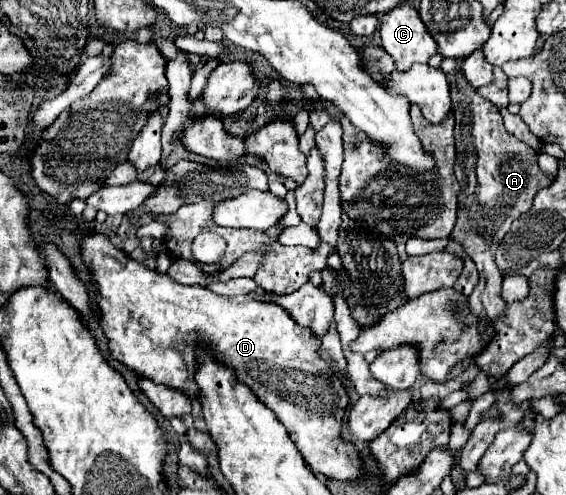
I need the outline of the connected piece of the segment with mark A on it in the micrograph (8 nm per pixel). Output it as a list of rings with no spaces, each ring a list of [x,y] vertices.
[[[454,75],[448,77],[452,77],[448,83],[452,109],[456,113],[454,175],[462,187],[458,195],[458,219],[450,239],[460,243],[466,255],[478,267],[480,281],[468,297],[468,303],[470,309],[480,317],[480,329],[484,329],[502,317],[502,311],[506,309],[506,303],[500,299],[502,275],[494,263],[496,245],[500,245],[502,237],[508,233],[512,221],[532,207],[536,191],[550,185],[550,177],[538,169],[536,151],[506,131],[500,109],[494,103],[480,97],[476,89],[468,85],[468,79],[462,79],[462,75],[458,81]]]

